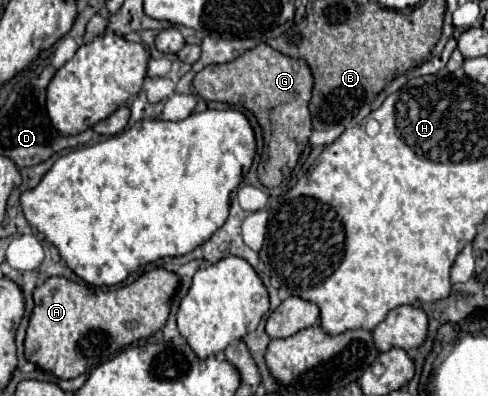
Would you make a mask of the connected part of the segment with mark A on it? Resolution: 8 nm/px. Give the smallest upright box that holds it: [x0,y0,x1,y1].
[25,268,179,380]

